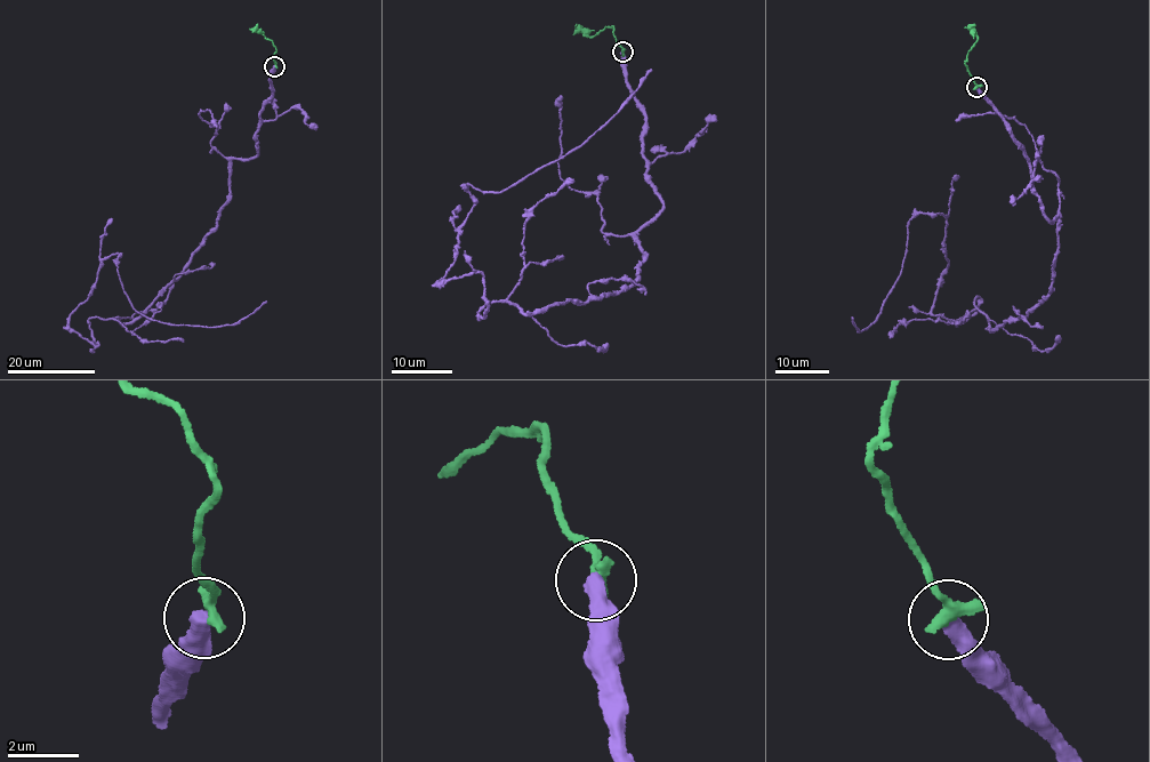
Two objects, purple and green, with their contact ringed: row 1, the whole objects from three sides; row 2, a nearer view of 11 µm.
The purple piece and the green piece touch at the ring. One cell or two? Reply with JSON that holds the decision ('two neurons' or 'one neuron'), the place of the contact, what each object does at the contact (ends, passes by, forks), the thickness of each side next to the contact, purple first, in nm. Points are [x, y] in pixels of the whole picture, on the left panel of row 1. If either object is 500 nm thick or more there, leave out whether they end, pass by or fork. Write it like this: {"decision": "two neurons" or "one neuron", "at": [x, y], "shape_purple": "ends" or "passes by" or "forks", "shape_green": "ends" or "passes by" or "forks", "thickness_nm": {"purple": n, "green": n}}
{"decision": "two neurons", "at": [274, 66], "shape_purple": "ends", "shape_green": "ends", "thickness_nm": {"purple": 480, "green": 400}}

